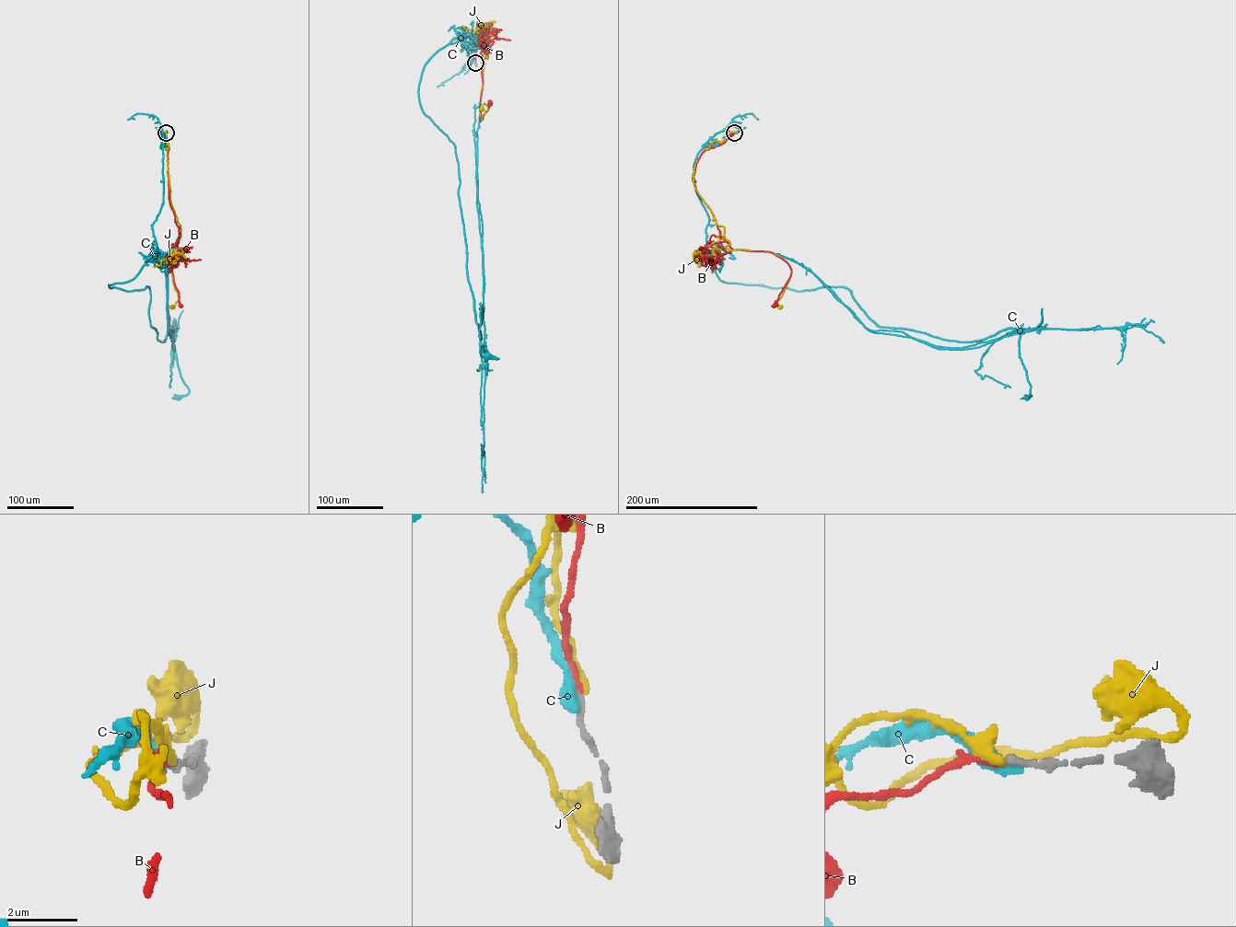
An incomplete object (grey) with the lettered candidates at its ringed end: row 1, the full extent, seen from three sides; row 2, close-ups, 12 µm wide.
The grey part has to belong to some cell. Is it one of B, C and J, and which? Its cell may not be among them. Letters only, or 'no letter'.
B

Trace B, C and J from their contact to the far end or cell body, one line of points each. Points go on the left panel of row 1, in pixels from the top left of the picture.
B: (166, 133), (169, 199), (179, 232), (170, 259), (180, 306)
C: (166, 133), (156, 249), (109, 286), (149, 287), (150, 325), (162, 341), (170, 328), (189, 390), (178, 398)
J: (166, 133), (170, 199), (180, 229), (177, 245), (170, 252), (173, 284), (179, 300), (172, 307)

